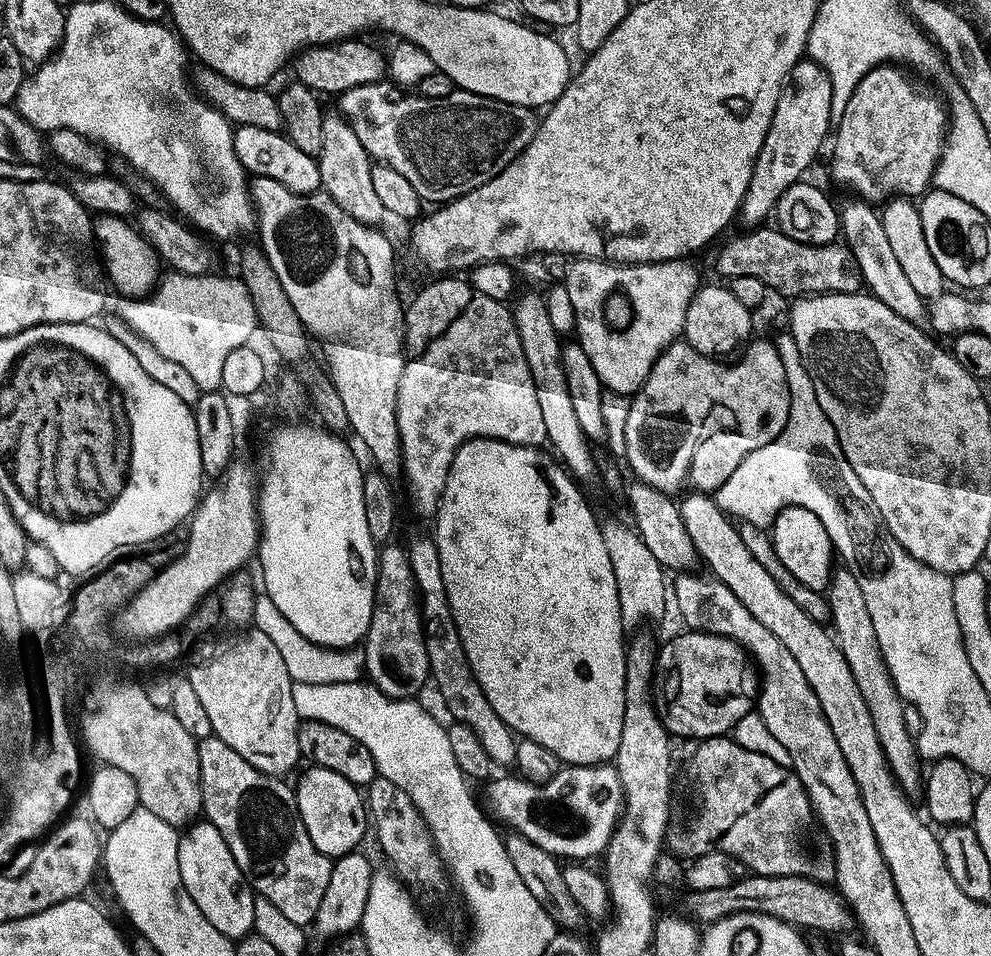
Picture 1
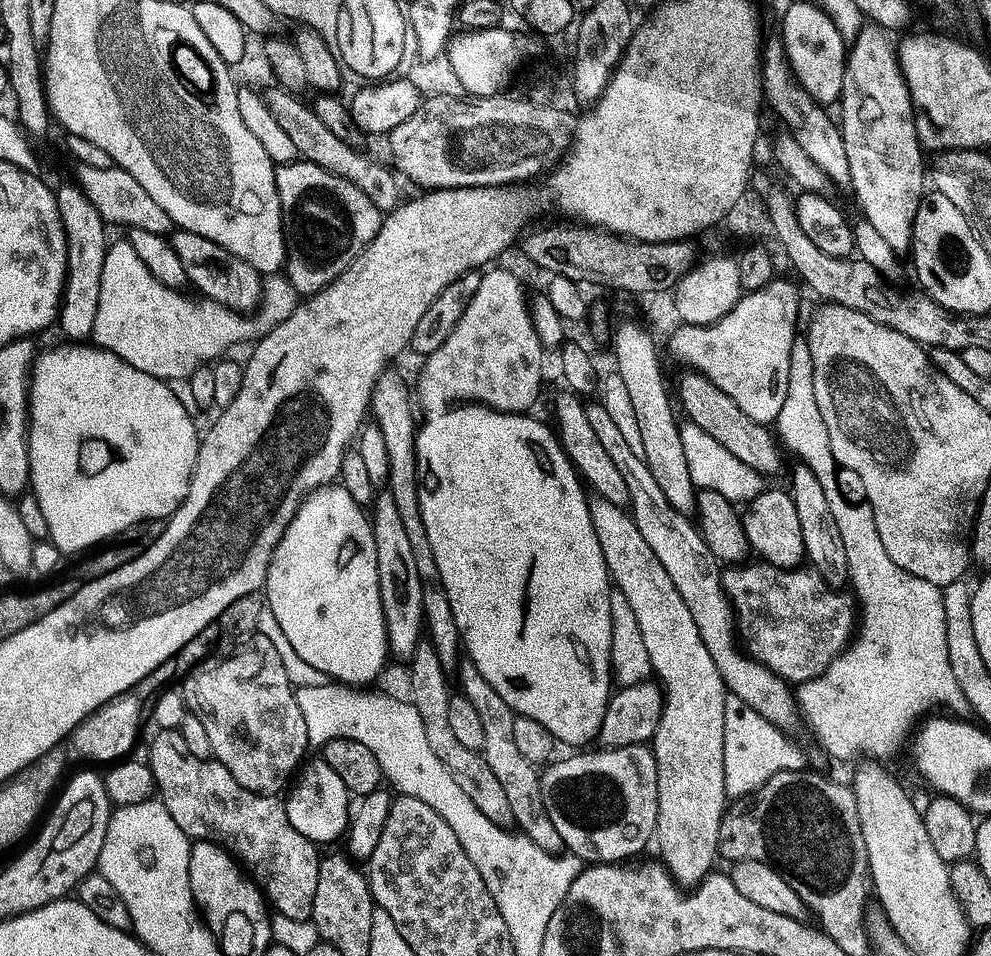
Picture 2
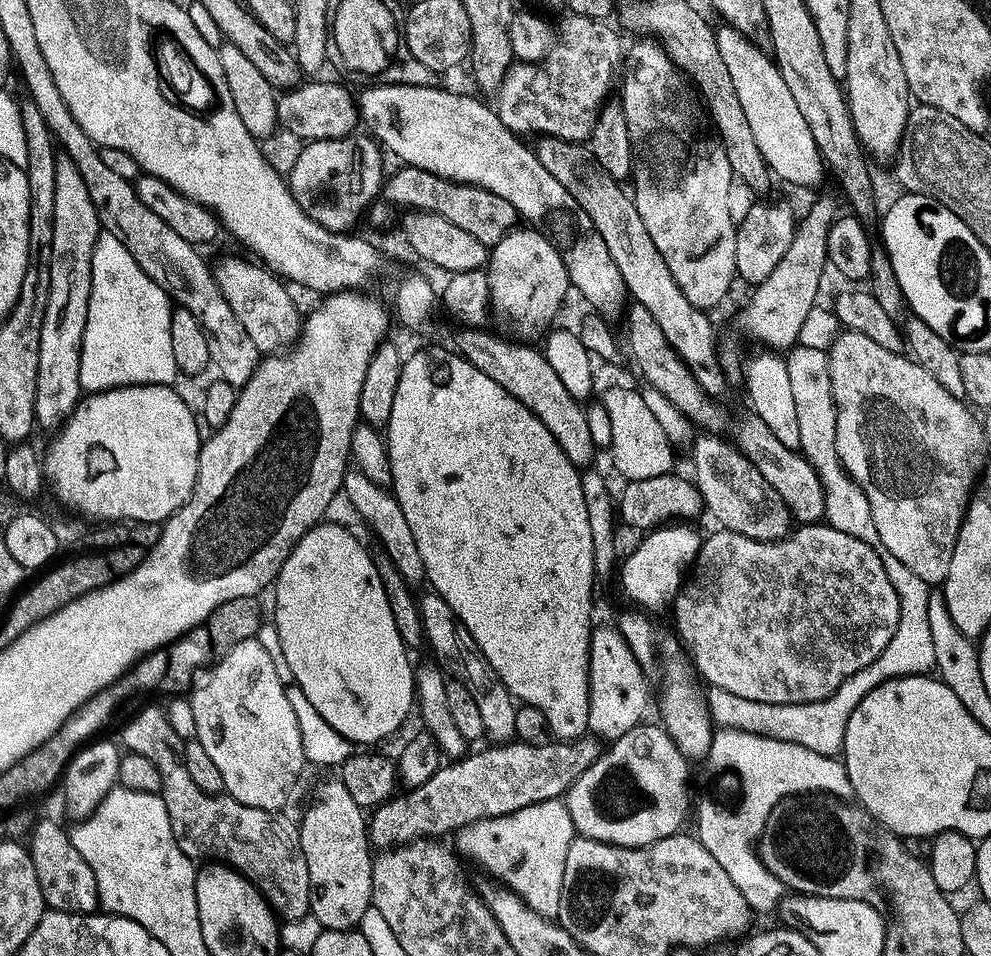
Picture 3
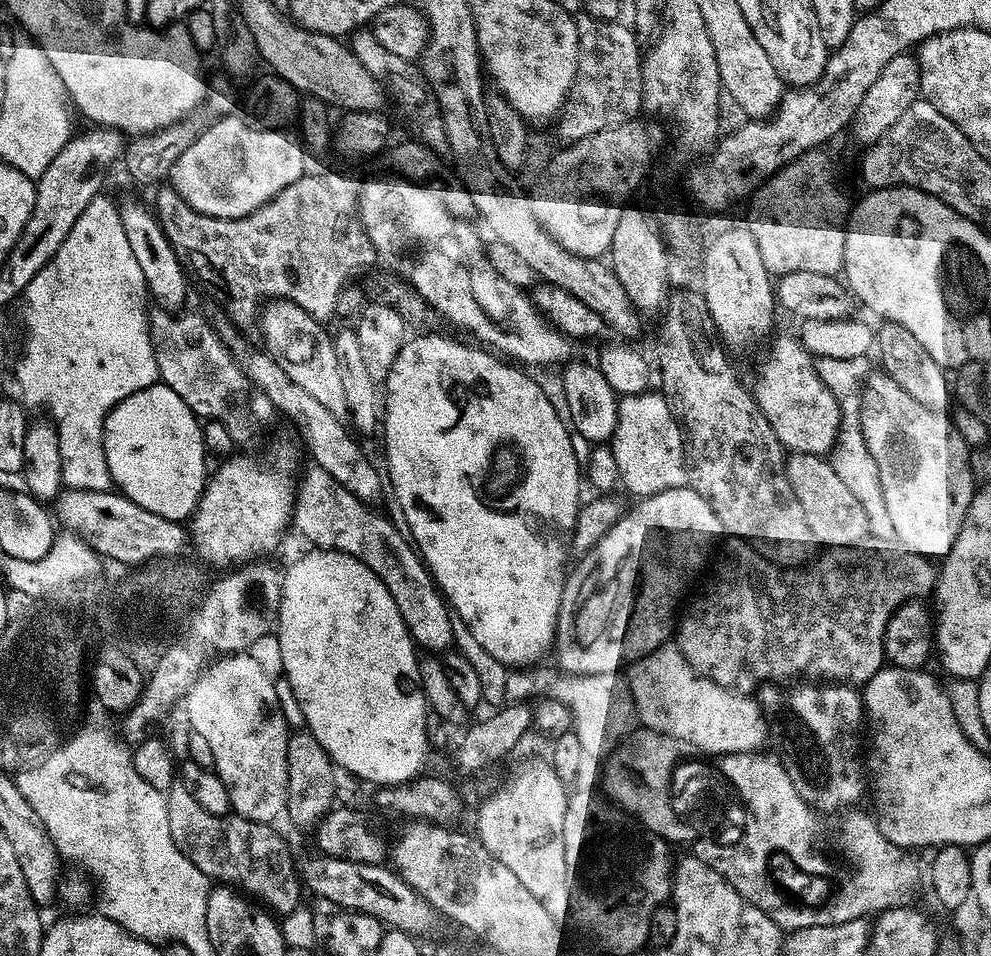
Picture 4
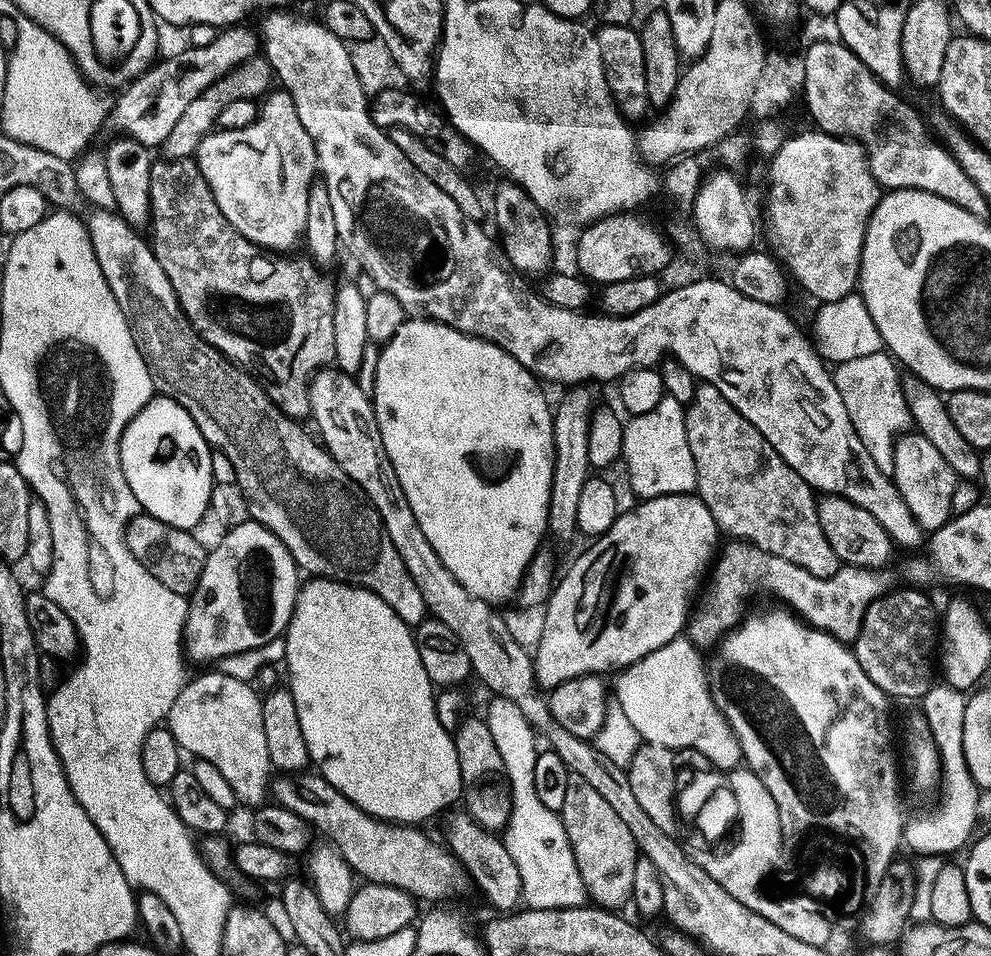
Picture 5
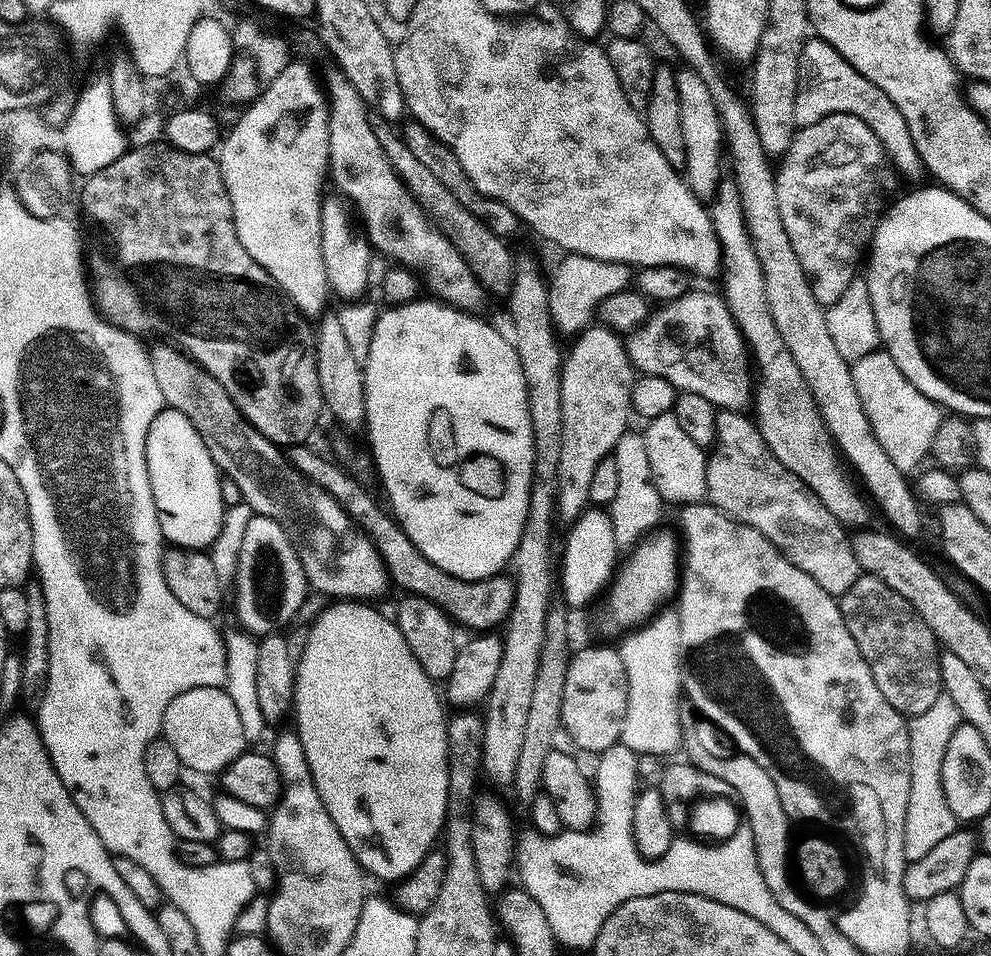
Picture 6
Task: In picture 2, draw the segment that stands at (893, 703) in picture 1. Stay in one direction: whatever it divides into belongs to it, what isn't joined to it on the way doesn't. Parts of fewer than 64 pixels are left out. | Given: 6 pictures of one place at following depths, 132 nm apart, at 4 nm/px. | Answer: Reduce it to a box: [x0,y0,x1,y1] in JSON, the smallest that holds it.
[790,462,850,590]

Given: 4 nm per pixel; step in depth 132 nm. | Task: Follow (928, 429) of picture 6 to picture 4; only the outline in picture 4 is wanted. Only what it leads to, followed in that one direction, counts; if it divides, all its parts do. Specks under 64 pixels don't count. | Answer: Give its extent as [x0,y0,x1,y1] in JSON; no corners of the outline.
[816,358,896,538]

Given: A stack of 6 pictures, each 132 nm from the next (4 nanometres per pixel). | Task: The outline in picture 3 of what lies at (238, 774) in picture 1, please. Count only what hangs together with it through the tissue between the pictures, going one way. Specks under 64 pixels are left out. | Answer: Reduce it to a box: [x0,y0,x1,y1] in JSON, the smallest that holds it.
[123,707,312,922]

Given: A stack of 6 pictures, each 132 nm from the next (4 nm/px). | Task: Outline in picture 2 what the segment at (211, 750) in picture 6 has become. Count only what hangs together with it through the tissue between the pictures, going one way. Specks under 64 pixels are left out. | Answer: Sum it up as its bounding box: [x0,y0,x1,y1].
[182,634,310,796]

